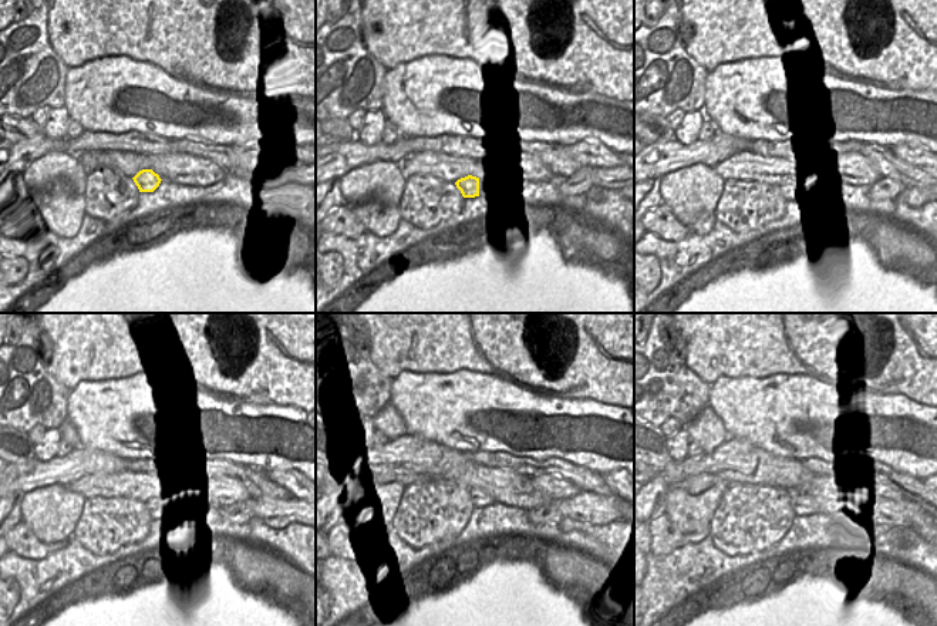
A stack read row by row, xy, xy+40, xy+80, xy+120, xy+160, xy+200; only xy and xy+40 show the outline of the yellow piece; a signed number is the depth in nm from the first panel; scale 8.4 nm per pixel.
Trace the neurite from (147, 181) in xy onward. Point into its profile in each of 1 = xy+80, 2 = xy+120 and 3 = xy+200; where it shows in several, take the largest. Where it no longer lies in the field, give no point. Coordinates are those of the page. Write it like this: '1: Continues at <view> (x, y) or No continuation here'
1: Continues at xy+80 (788, 188)
2: Continues at xy+120 (161, 498)
3: Continues at xy+200 (804, 504).

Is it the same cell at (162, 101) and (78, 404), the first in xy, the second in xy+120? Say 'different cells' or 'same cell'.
same cell

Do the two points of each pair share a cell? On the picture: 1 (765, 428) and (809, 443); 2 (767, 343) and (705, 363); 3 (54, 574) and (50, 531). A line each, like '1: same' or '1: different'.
1: same
2: same
3: different

